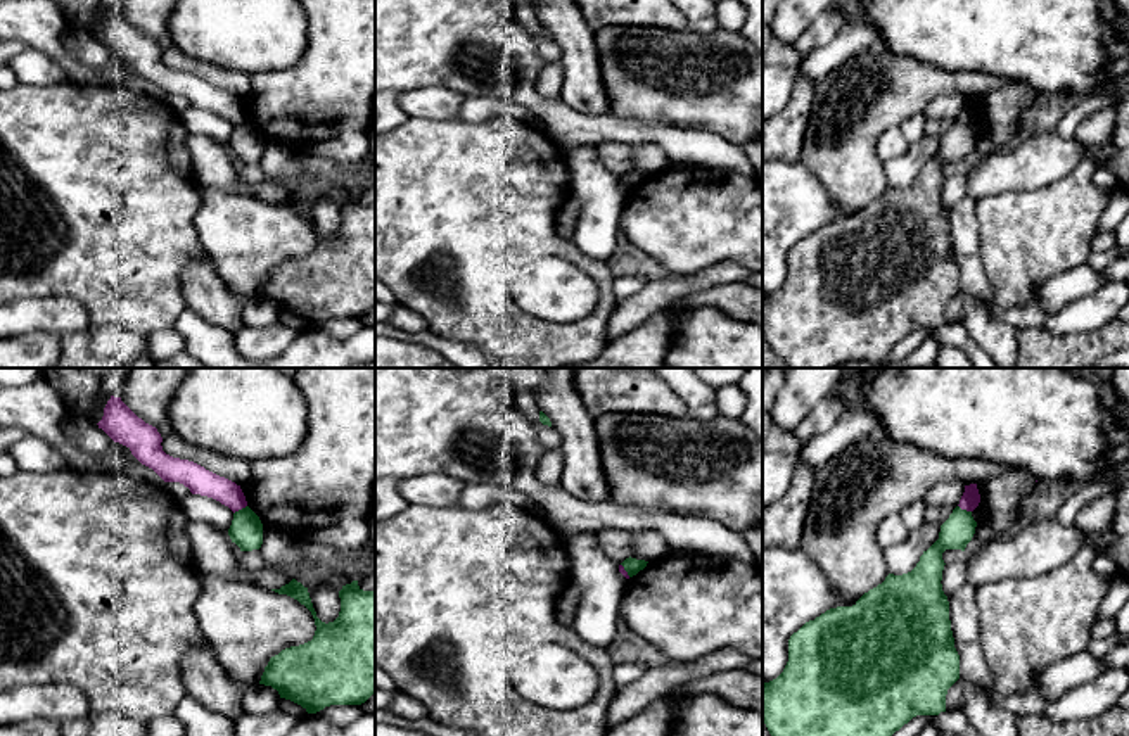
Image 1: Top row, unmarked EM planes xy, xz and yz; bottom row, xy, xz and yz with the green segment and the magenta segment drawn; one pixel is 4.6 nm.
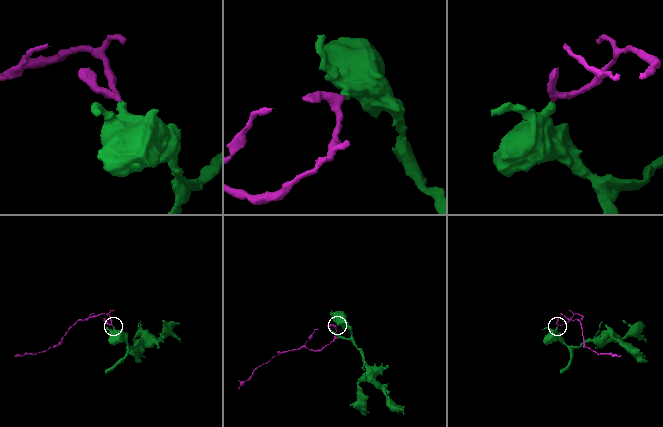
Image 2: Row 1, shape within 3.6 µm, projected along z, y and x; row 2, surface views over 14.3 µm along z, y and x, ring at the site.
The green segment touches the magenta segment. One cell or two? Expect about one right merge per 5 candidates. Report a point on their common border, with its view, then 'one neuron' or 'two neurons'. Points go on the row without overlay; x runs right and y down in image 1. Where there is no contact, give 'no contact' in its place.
contact xy (239, 123); two neurons

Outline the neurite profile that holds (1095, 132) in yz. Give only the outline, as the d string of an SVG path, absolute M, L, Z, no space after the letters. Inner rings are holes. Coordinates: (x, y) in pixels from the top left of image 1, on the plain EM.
M1115 107L1100 109L1081 121L1075 140L1082 143L1094 159L1107 162L1115 154L1112 143L1113 126Z

